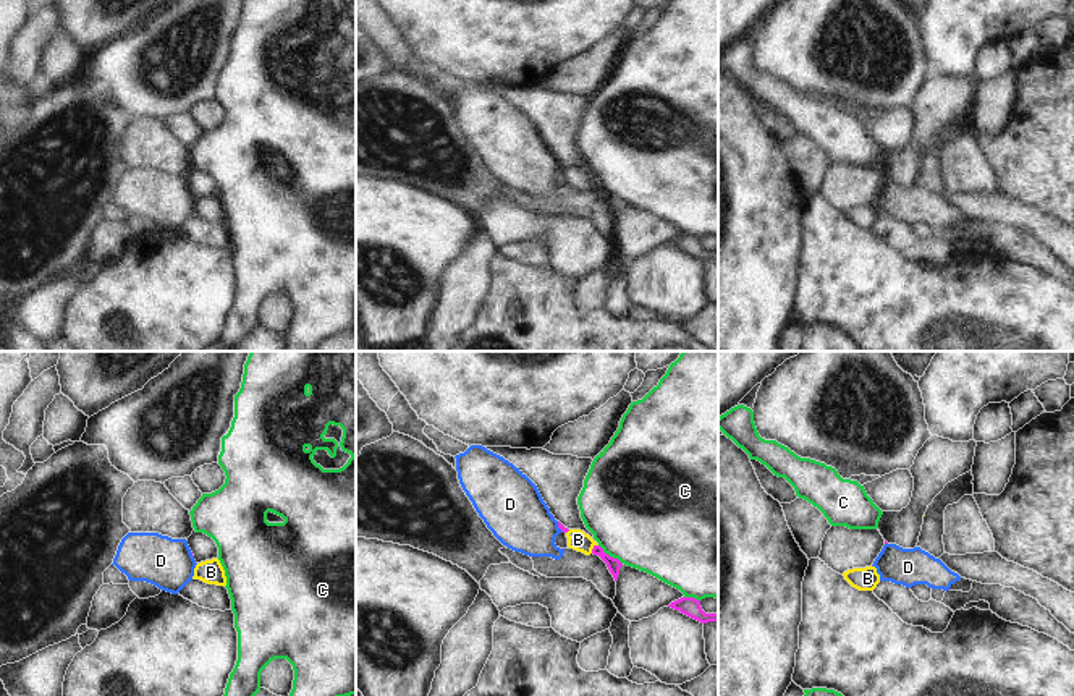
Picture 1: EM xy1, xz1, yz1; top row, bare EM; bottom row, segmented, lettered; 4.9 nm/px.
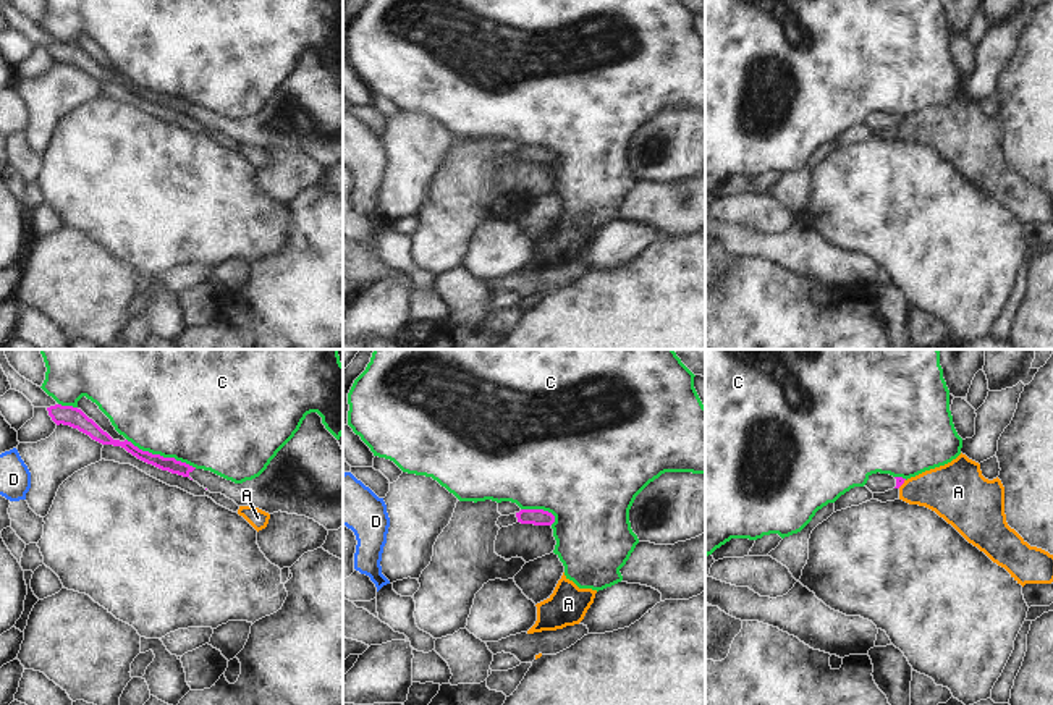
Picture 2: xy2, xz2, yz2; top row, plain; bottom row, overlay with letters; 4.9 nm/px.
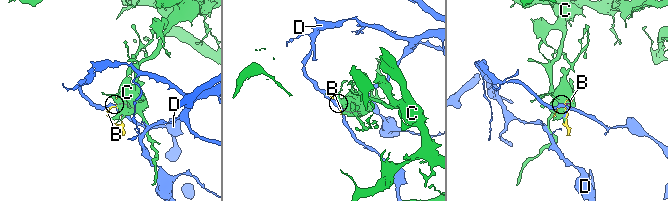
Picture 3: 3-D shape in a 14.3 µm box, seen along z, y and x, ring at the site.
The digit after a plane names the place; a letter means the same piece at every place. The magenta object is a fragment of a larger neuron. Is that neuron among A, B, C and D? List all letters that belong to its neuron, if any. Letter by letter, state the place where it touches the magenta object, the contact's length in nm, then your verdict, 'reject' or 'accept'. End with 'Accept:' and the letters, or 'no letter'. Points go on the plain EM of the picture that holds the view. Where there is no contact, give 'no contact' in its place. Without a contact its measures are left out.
A: meets magenta in yz2 at (901, 122); contact 60 nm long; reject
B: meets magenta in xz1 at (592, 186); contact 60 nm long; reject
C: meets magenta in xy2 at (162, 94); contact 380 nm long; reject
D: meets magenta in xz1 at (558, 164); contact 70 nm long; reject
Accept: no letter

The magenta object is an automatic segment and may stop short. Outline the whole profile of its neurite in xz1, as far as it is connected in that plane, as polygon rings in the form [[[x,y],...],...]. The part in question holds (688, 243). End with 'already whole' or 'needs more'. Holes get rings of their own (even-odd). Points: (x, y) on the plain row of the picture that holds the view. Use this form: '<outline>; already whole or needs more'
[[[681,235],[671,240],[668,244],[679,248],[700,261],[718,259],[718,251],[705,251],[700,244],[700,238],[694,235]]]; already whole

